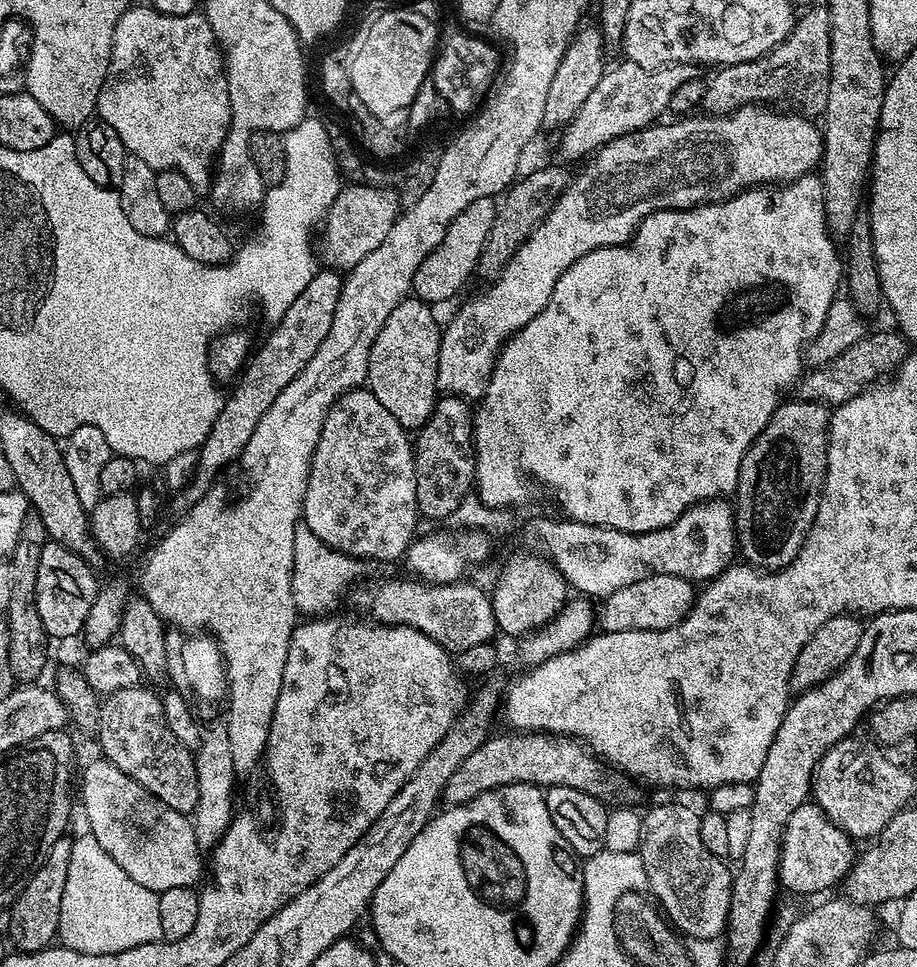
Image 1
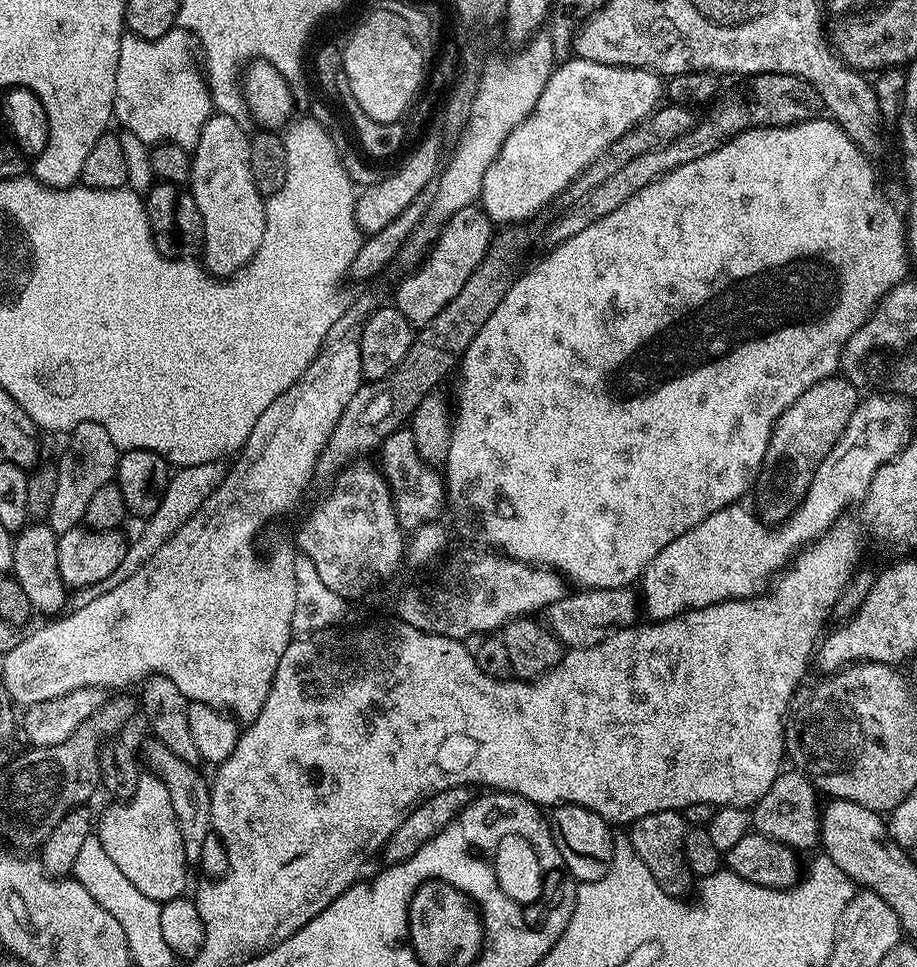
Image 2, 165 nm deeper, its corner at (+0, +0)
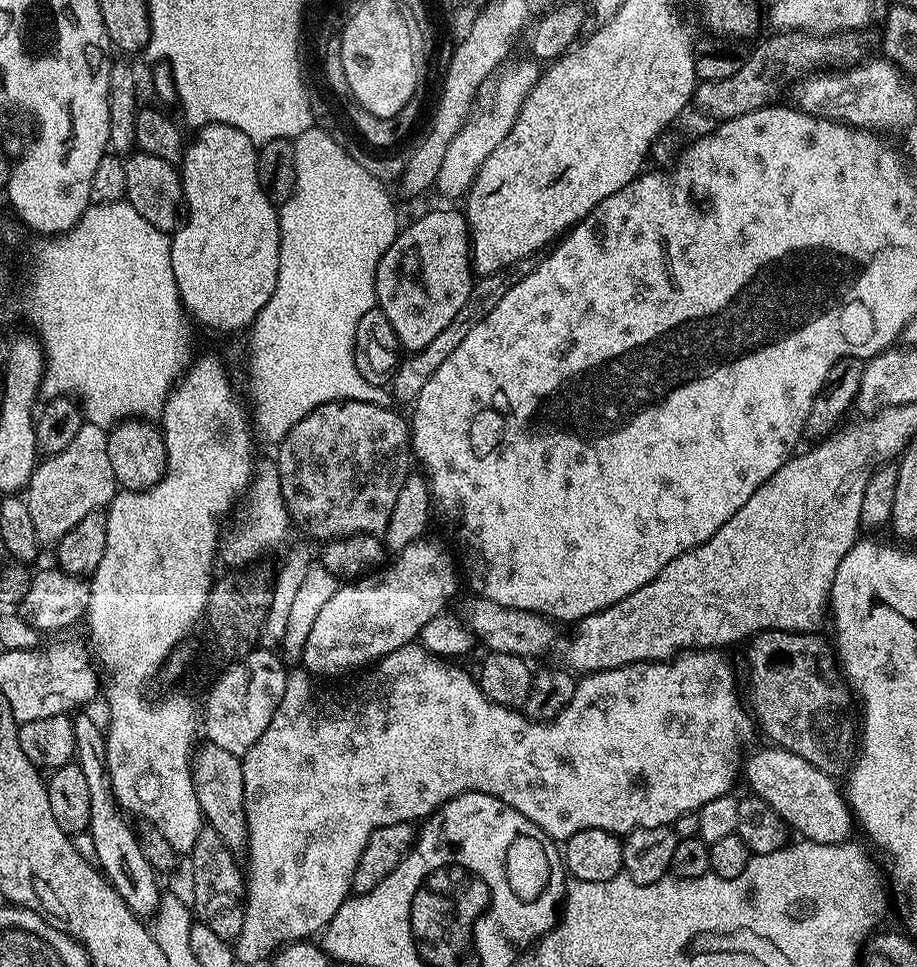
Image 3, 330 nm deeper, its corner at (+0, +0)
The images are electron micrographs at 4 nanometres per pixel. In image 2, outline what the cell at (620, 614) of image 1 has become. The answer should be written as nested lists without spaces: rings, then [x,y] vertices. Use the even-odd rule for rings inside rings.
[[[631,587],[576,590],[573,596],[572,593],[566,594],[562,599],[547,605],[547,612],[547,627],[552,629],[565,649],[593,648],[602,643],[613,630],[627,628],[635,621],[632,619],[636,612],[638,616],[638,596]]]

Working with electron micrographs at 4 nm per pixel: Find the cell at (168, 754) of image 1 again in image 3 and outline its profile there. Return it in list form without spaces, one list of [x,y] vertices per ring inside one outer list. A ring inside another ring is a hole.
[[[201,827],[190,853],[192,859],[192,900],[190,907],[199,923],[210,926],[218,938],[235,942],[244,925],[246,882],[236,866],[234,854],[218,838],[213,828]]]

